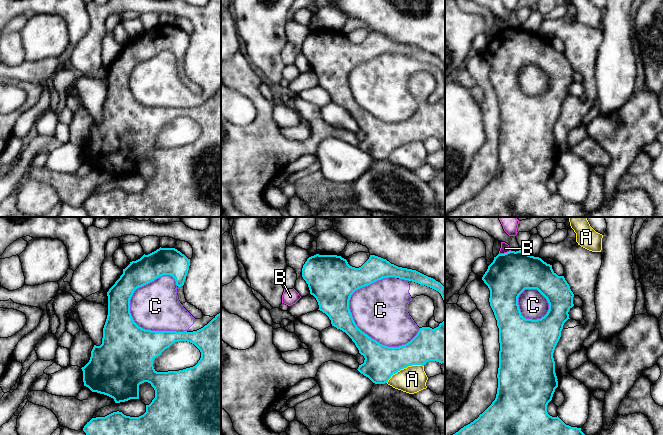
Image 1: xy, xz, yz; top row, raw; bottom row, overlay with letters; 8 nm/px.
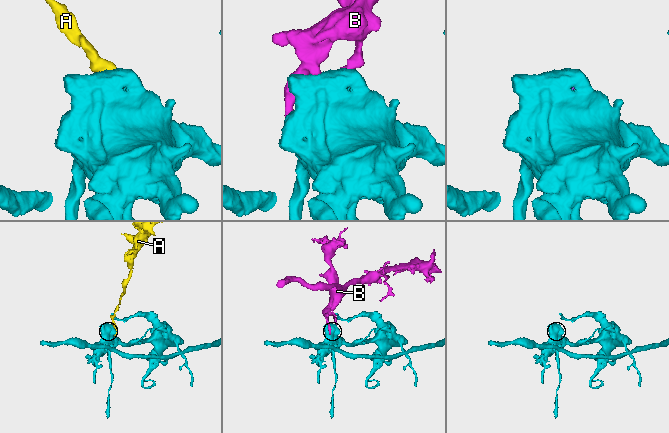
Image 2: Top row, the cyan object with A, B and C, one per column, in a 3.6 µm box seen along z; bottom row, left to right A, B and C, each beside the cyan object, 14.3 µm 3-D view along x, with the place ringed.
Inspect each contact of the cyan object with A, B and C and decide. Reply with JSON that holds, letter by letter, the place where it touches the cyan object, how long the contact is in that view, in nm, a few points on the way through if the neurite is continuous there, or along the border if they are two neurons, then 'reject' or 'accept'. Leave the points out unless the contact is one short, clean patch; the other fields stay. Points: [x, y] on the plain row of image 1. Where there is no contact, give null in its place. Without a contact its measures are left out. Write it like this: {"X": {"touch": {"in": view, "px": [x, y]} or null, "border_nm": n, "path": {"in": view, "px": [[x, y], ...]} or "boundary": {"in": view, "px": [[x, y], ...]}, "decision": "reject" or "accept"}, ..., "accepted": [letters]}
{"A": {"touch": {"in": "xz", "px": [404, 143]}, "border_nm": 340, "decision": "reject"}, "B": {"touch": {"in": "yz", "px": [504, 29]}, "border_nm": 100, "decision": "reject"}, "C": {"touch": {"in": "xz", "px": [375, 116]}, "border_nm": 650, "decision": "reject"}, "accepted": []}

